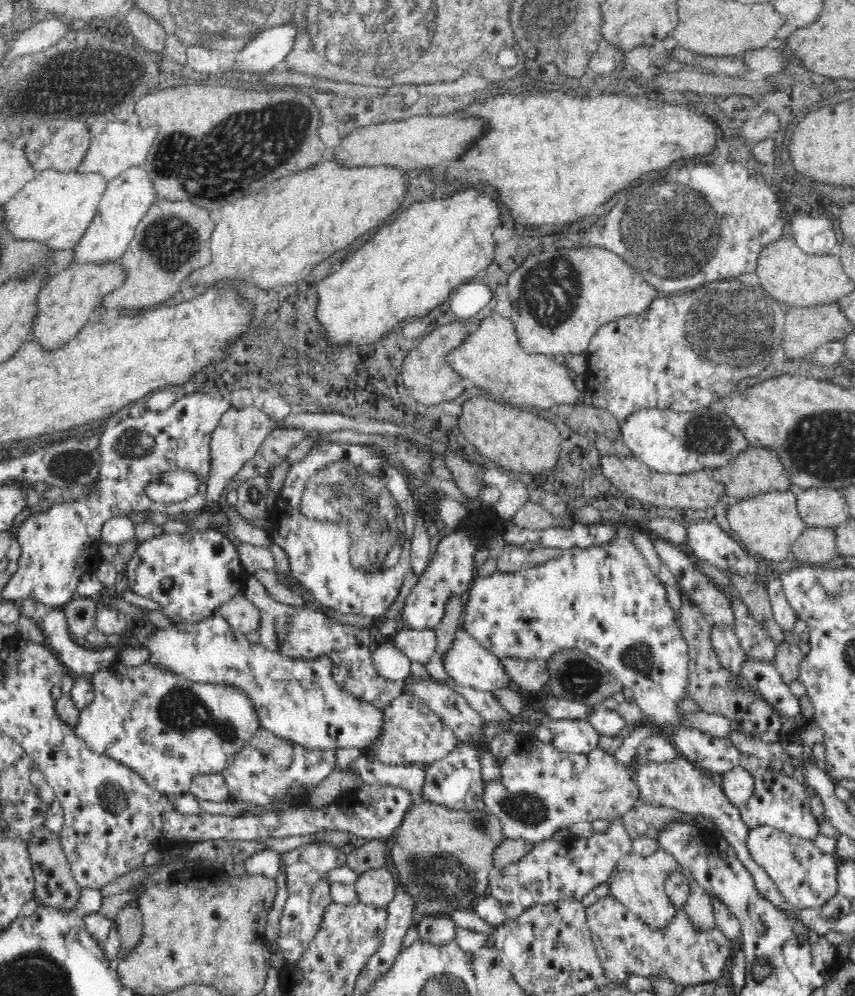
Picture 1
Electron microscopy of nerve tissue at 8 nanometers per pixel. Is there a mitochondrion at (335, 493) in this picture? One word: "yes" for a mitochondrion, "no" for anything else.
yes

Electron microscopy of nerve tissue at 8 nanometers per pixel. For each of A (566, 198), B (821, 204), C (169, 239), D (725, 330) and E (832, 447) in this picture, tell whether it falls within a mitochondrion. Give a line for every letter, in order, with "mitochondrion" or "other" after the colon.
A: other
B: other
C: mitochondrion
D: mitochondrion
E: mitochondrion

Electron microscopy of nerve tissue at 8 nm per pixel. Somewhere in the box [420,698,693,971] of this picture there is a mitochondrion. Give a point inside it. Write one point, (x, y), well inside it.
(527, 809)

